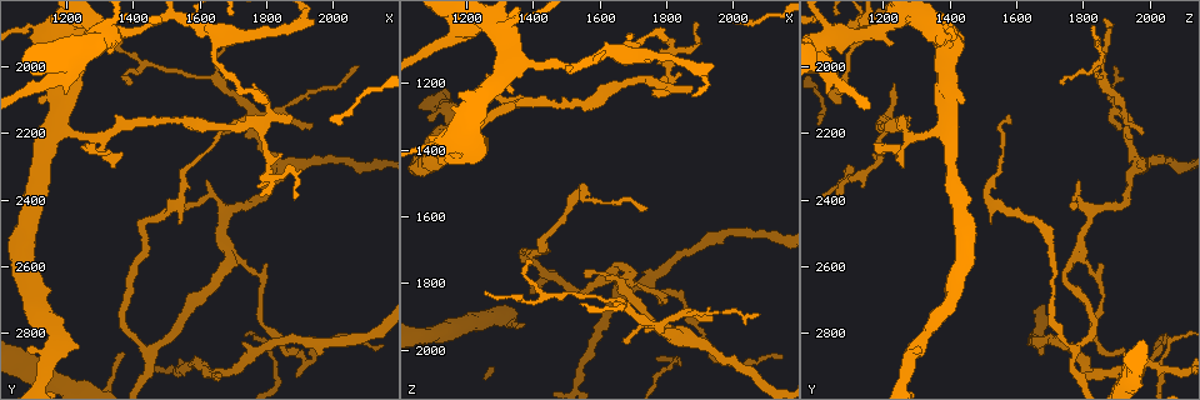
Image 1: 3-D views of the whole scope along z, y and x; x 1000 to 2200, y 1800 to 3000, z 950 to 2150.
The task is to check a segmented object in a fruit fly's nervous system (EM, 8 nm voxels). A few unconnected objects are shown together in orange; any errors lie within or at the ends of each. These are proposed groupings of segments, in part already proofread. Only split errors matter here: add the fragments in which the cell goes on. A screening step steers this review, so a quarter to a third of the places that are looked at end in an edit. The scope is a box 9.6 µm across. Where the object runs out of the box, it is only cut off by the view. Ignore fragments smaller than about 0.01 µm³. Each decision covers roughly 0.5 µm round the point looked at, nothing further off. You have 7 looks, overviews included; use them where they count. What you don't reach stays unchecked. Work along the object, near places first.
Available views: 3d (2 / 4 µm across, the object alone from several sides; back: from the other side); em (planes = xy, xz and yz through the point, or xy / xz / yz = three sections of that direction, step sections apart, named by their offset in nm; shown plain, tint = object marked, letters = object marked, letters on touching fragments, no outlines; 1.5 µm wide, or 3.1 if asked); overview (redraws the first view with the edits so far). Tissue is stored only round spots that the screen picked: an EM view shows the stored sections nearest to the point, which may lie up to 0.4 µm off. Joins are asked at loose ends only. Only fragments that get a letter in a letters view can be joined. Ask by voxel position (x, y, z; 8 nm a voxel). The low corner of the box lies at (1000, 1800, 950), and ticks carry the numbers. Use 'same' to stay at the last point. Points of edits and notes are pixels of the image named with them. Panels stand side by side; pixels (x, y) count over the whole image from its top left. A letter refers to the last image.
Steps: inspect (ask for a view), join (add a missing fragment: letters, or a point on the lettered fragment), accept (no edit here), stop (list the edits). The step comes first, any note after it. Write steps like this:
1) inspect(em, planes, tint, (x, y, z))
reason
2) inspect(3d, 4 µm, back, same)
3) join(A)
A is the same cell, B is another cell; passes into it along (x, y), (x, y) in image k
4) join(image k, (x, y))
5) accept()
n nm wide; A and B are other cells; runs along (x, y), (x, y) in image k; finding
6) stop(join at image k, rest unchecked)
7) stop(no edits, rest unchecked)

inspect(3d, 2 µm, (1660, 2200, 1980))
branch stops here

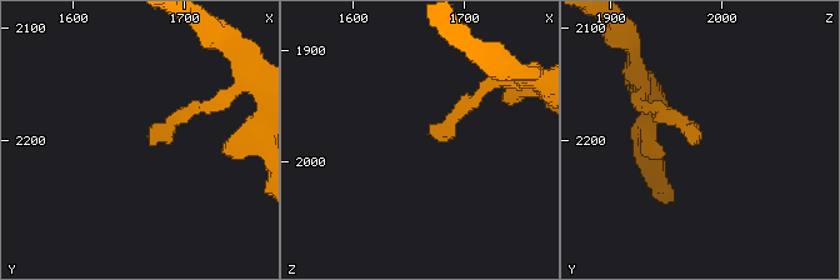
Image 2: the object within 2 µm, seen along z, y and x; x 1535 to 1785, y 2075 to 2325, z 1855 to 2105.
inspect(em, xy, step 8, tint, (1668, 2204, 1972))

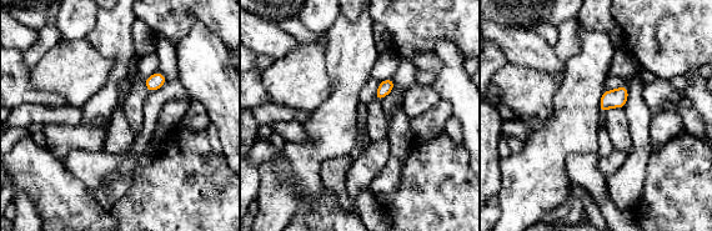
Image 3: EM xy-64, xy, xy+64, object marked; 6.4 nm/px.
inspect(em, planes, letters, same)
cut it another way

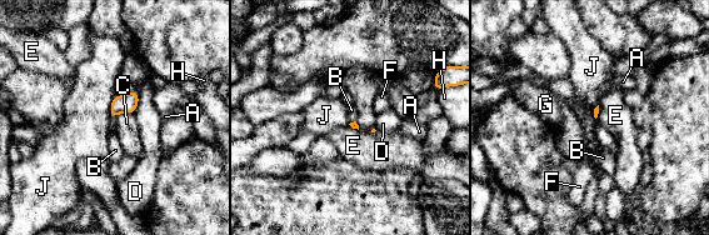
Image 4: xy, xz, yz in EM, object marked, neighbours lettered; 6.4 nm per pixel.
accept()
A, B, C, D, E, F, G, H and J are other cells; border along (110, 116), (115, 119) in image 4; no lettered fragment goes on from it

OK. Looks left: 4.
inspect(em, xz, step 4, letters, (1550, 2430, 1760))
thin end

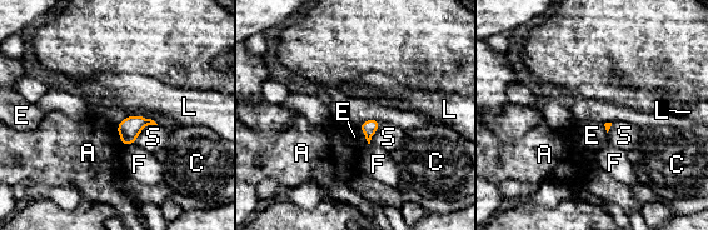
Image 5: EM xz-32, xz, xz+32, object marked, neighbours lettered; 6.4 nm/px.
accept()
A, C, E, F, L and S are other cells; none of them fits

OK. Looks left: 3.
inspect(em, planes, letters, (1760, 2050, 1220))
an open end

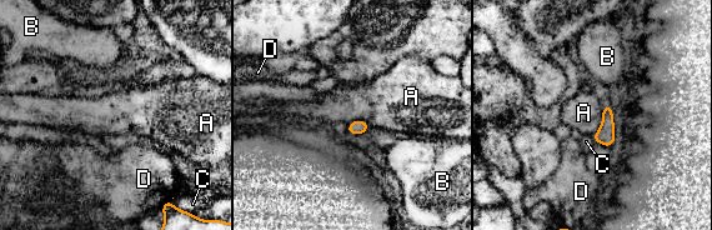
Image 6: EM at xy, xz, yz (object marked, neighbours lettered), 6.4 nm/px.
accept()
A, B, C and D are other cells; no lettered fragment goes on from it

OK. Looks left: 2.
stop(no edits, rest unchecked)

